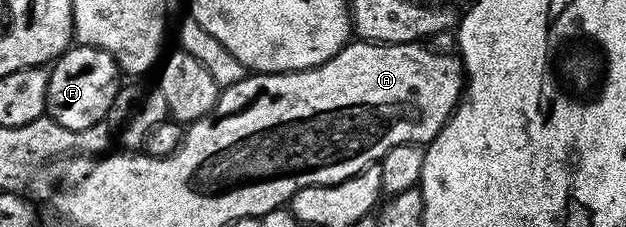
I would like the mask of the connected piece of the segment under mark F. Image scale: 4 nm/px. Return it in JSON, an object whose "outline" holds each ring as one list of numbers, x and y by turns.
{"outline":[[77,43,57,56,48,73,46,115,66,130,86,130,103,125,122,87,122,71,104,49]]}

